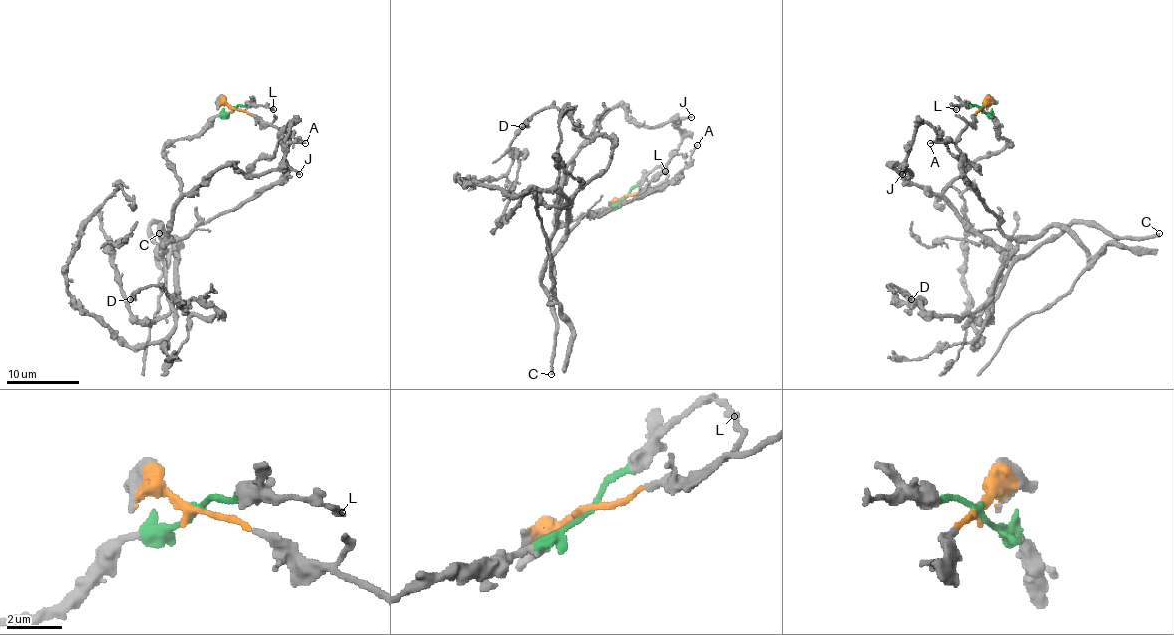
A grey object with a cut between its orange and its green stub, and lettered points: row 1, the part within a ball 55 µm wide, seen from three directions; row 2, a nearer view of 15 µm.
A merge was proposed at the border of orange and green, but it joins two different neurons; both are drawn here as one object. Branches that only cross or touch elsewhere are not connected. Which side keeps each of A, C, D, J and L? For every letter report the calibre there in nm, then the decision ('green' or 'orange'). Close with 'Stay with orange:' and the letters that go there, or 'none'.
A: calibre 140 nm; orange
C: calibre 300 nm; green
D: calibre 360 nm; orange
J: calibre 140 nm; green
L: calibre 220 nm; green
Stay with orange: A, D

